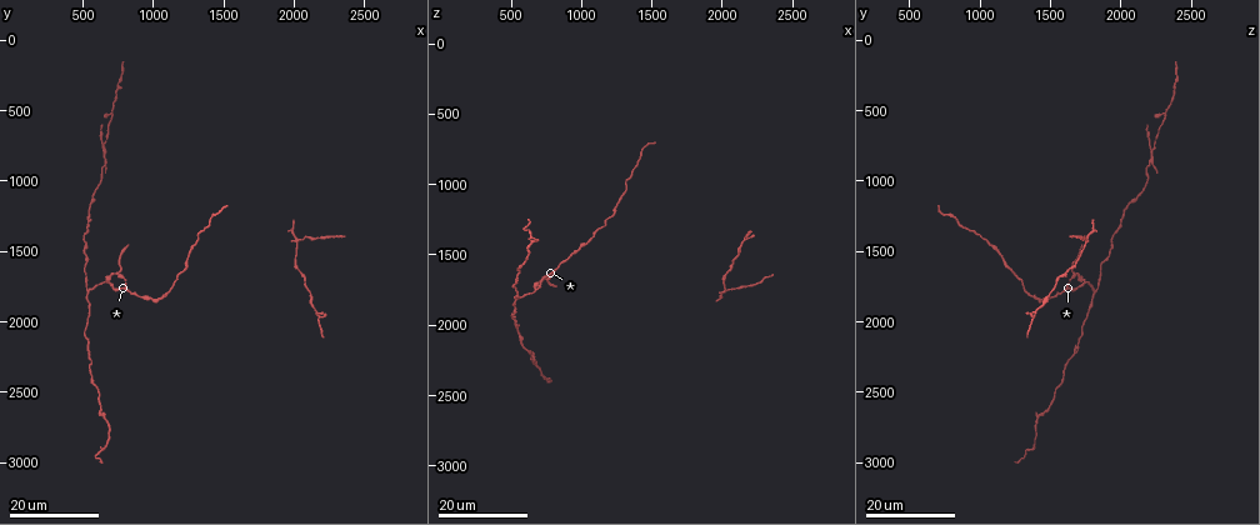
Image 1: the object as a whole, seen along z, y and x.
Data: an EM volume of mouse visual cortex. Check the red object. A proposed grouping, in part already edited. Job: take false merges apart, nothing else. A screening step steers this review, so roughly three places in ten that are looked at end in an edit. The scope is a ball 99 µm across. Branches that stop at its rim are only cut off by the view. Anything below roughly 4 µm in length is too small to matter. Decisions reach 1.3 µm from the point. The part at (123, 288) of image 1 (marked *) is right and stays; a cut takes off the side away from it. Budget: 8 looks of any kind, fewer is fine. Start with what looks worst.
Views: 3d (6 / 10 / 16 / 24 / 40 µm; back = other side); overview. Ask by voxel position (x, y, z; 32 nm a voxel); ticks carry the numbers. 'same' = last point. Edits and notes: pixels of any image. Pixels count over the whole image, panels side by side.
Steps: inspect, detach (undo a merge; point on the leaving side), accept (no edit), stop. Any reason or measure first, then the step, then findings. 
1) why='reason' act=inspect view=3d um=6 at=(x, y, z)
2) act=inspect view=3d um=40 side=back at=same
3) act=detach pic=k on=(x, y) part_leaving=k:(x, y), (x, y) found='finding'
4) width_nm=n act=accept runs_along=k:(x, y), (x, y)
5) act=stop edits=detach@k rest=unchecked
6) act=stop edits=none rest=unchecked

why='thick turns thin' act=inspect view=3d um=24 at=(680, 1700, 1740)

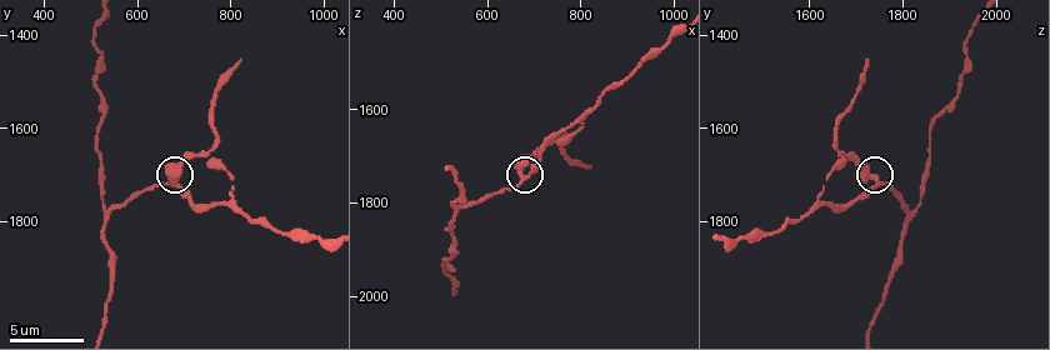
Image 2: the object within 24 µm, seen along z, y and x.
act=inspect view=3d um=6 at=(675, 1720, 1745)

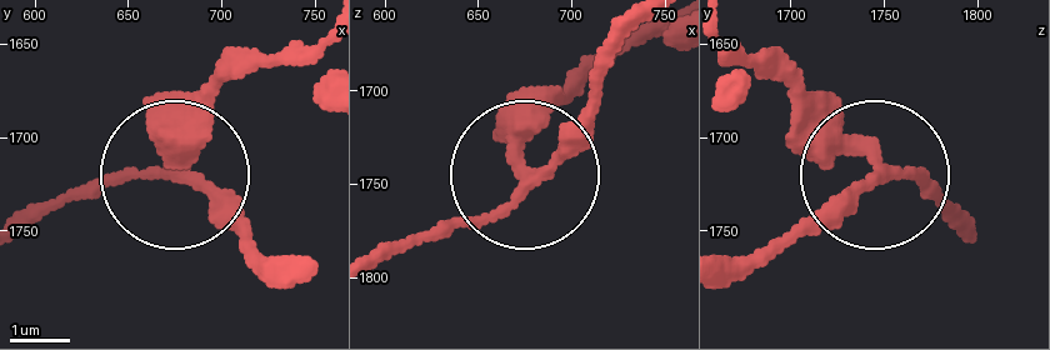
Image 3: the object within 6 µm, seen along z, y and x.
act=detach pic=3 on=(218, 85) found='a second neuron is stuck on'

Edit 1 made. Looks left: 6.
act=inspect view=overview

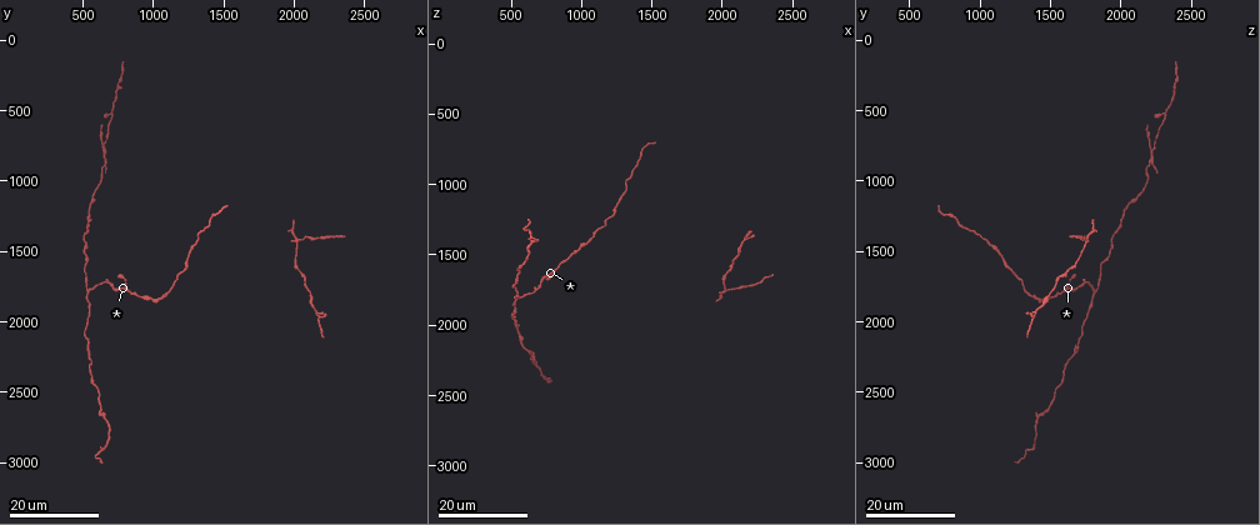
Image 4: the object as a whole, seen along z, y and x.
why='three arms meet' act=inspect view=3d um=24 at=(540, 1800, 1800)

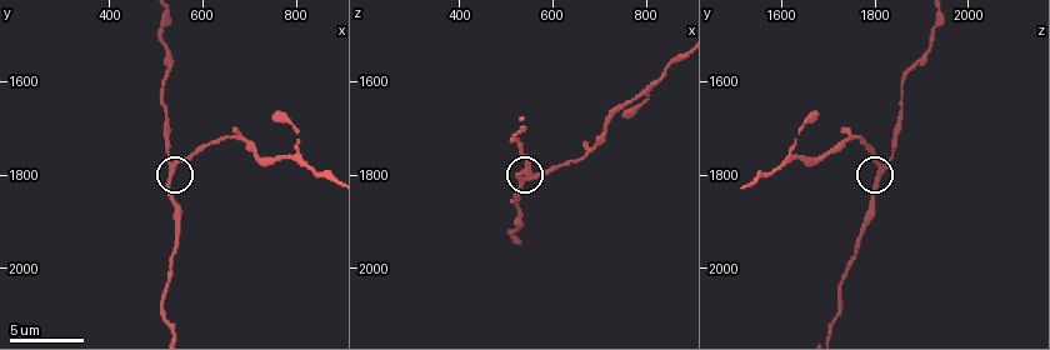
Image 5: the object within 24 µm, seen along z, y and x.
act=inspect view=3d um=6 at=(530, 1780, 1825)

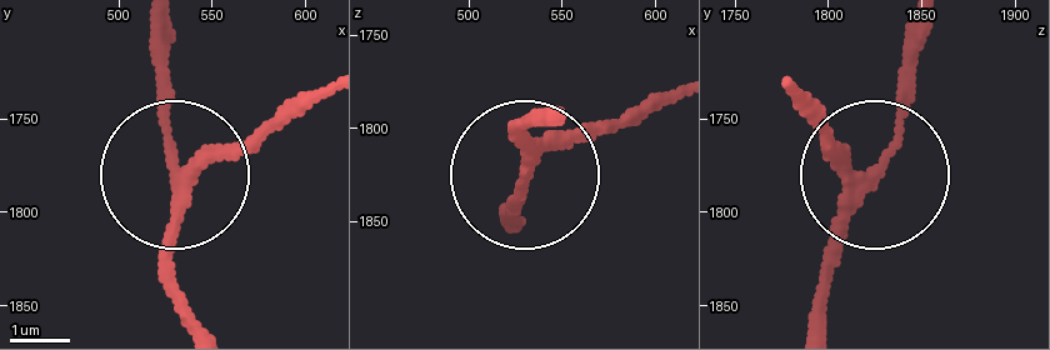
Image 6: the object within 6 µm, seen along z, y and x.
act=accept runs_along=6:(678, 90), (533, 175), (529, 110) found='all the same neuron'

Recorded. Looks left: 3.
why='two arms in line, one across' act=inspect view=3d um=6 at=(775, 1760, 1635)

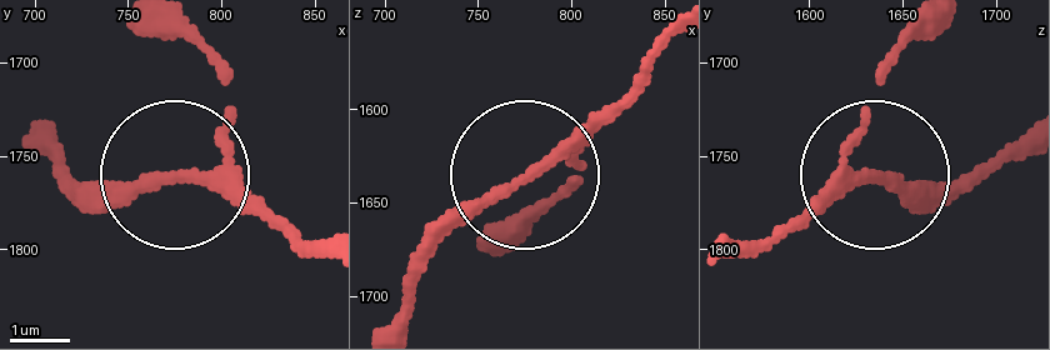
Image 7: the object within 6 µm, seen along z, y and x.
act=accept runs_along=7:(529, 166), (579, 146), (649, 76) found='all the same neuron'

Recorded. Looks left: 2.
why='calibre changes' act=inspect view=3d um=24 at=(640, 2880, 1400)

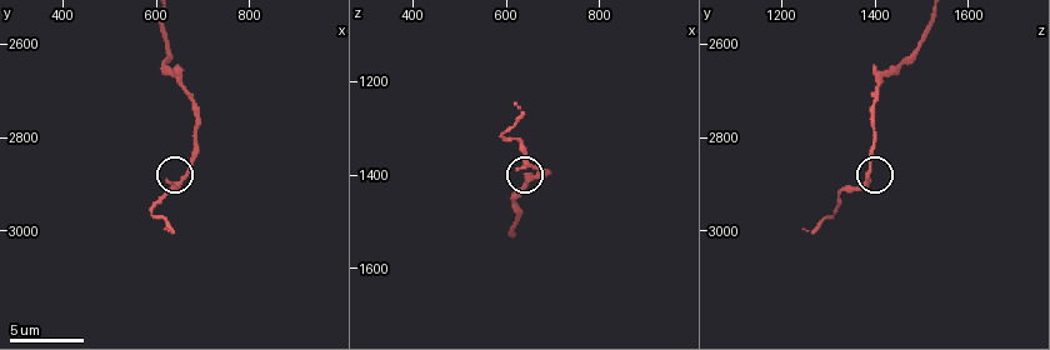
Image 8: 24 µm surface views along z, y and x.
act=inspect view=3d um=10 at=(645, 2890, 1380)

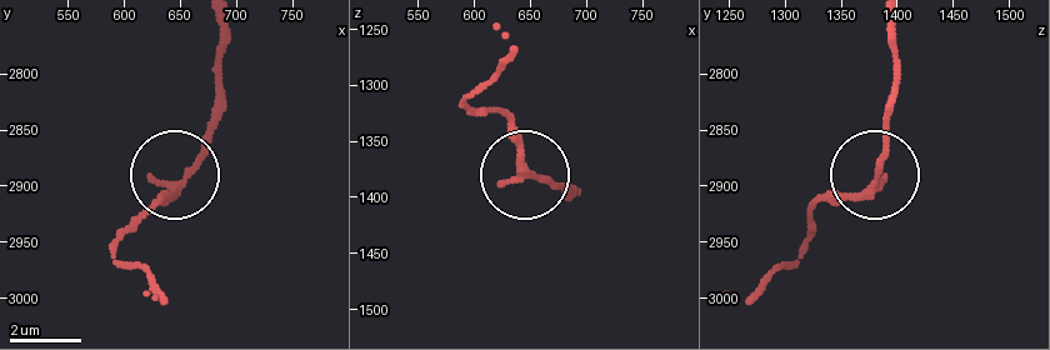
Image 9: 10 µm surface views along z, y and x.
act=accept runs_along=9:(893, 23), (880, 165), (811, 216) found='all the same neuron'

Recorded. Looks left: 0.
act=stop edits=detach@3 rest=unchecked

